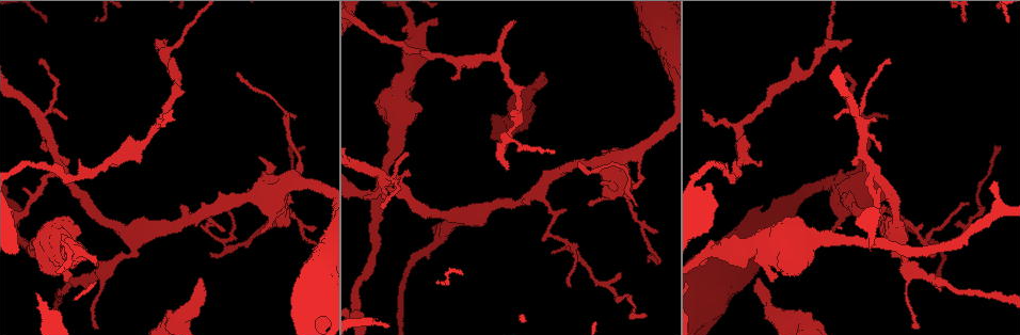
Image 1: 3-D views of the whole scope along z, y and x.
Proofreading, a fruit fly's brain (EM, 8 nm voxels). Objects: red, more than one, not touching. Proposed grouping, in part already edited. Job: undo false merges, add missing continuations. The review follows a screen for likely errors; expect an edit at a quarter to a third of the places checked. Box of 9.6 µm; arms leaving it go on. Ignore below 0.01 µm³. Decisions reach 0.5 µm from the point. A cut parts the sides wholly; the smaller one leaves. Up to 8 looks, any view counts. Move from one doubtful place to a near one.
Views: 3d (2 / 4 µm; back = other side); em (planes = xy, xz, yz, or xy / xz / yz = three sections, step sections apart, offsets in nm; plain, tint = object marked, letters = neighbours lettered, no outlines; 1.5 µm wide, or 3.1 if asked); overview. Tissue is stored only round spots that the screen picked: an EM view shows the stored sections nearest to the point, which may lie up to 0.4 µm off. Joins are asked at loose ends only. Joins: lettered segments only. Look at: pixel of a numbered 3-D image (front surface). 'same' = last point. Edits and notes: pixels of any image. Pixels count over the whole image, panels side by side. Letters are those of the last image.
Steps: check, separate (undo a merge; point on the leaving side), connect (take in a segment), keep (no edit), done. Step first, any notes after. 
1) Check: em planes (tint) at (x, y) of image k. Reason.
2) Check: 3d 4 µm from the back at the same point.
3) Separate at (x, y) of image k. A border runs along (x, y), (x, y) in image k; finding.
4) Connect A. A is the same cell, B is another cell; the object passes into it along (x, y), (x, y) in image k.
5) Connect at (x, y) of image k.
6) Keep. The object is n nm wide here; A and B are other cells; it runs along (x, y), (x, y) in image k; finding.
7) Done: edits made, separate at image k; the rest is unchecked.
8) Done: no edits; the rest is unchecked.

Check: em planes (letters) at (413, 32) of image 1. Sudden change in width.

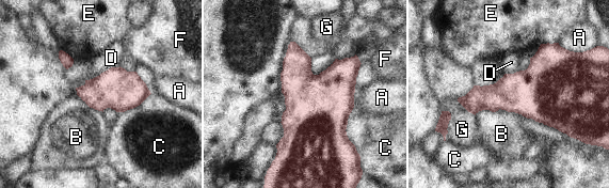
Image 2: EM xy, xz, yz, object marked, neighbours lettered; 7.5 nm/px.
Keep. The longest contact is with C, 320 nm; A, B, C, D, E, F and G are other cells; all the same cell.

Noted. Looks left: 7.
Check: 3d 2 µm from the back at (759, 277) of image 1. Free end.

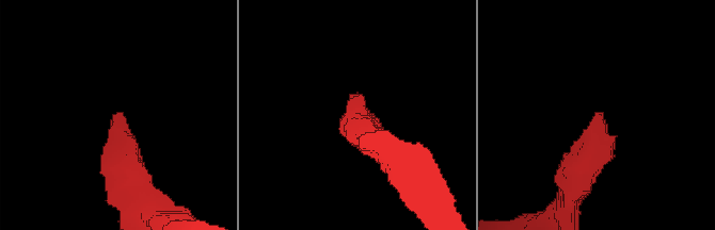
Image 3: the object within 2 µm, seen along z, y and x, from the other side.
Check: em yz step 8 (letters) at (121, 112) of image 3. Shape alone is not enough.

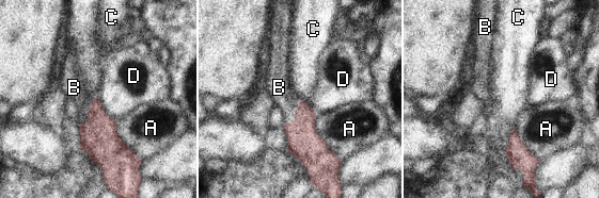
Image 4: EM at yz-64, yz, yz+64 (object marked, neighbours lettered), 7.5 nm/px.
Connect B. B is the same cell, A, C and D are other cells; the object passes into it along (304, 144), (295, 114), (279, 87) in image 4; it goes on there.

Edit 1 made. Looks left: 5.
Check: 3d 4 µm at (295, 117) of image 1. Thin end.

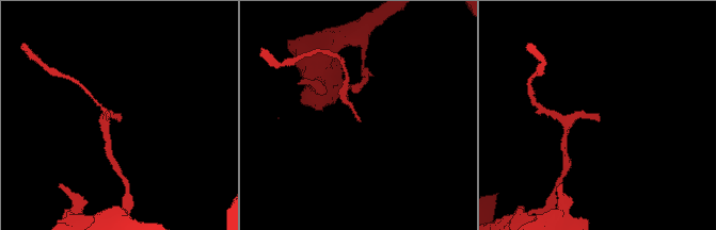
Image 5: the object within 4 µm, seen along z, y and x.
Check: em planes (plain) at (122, 116) of image 5.

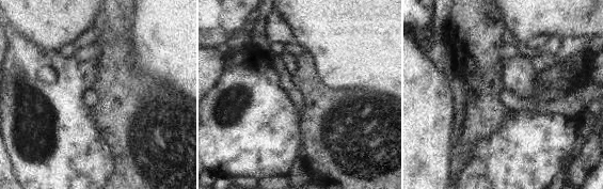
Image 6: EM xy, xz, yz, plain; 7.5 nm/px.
Check: em planes (letters) at the same point. What lies round it.

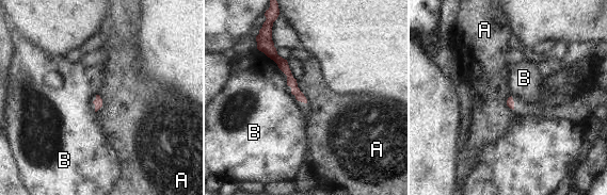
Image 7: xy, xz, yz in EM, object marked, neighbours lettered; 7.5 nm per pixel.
Keep. The longest contact is with A, 200 nm; A and B are other cells; it runs along (270, 48), (303, 99) in image 7; none of them fits.

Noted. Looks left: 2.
Done: edits made, connect at image 4; the rest is unchecked.

